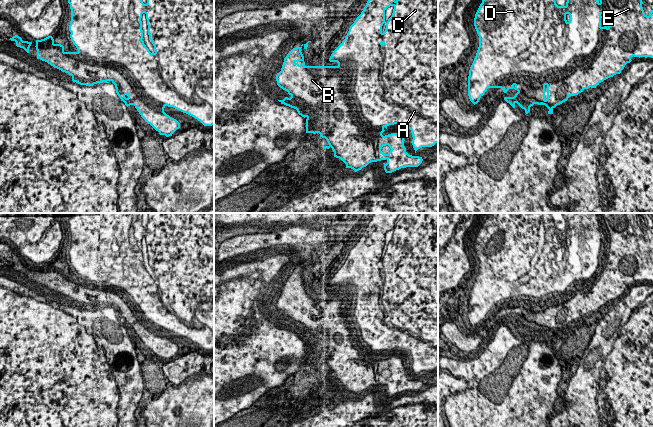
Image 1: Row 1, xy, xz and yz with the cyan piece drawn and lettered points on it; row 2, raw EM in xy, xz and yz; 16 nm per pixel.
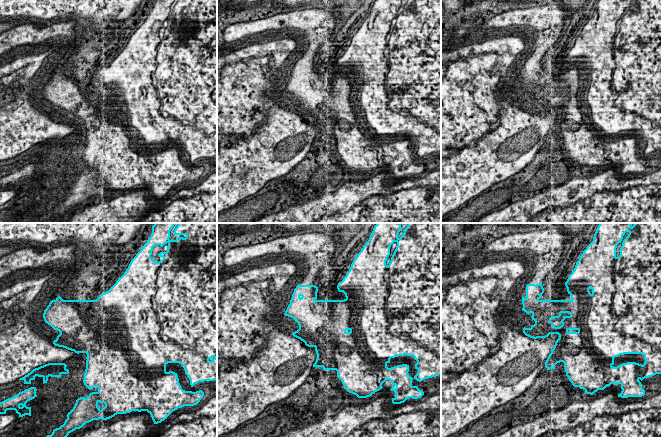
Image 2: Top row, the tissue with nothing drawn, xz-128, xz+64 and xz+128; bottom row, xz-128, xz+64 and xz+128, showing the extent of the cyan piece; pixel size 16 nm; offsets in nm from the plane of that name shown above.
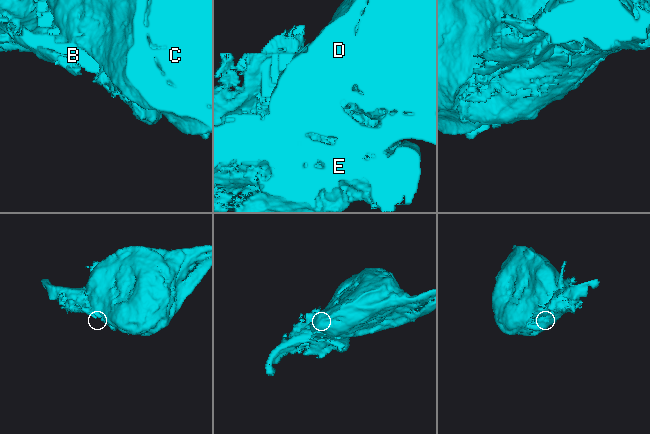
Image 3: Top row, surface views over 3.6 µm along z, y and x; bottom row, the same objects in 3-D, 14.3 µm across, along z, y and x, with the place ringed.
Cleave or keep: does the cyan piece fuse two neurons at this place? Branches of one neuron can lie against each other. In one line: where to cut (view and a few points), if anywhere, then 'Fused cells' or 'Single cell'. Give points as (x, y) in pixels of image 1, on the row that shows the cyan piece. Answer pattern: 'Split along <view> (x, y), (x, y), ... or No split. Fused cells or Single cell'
Split along xz (305, 66), (420, 117). Fused cells

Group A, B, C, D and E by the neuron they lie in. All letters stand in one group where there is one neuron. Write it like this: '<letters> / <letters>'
A C D / B E

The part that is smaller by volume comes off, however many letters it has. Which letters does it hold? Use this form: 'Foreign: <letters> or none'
Foreign: B, E

